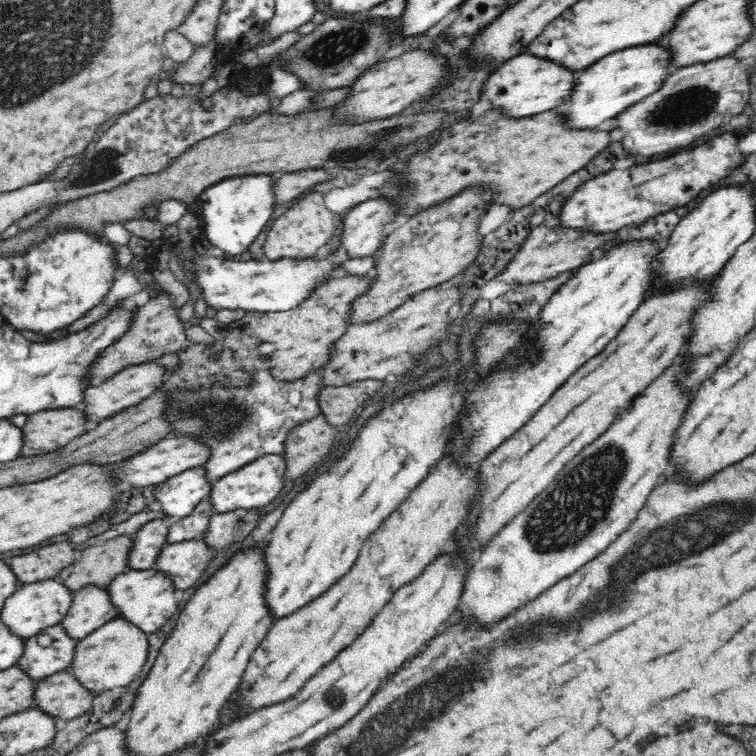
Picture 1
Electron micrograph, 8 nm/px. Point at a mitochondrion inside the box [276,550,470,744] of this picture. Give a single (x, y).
(334, 698)

